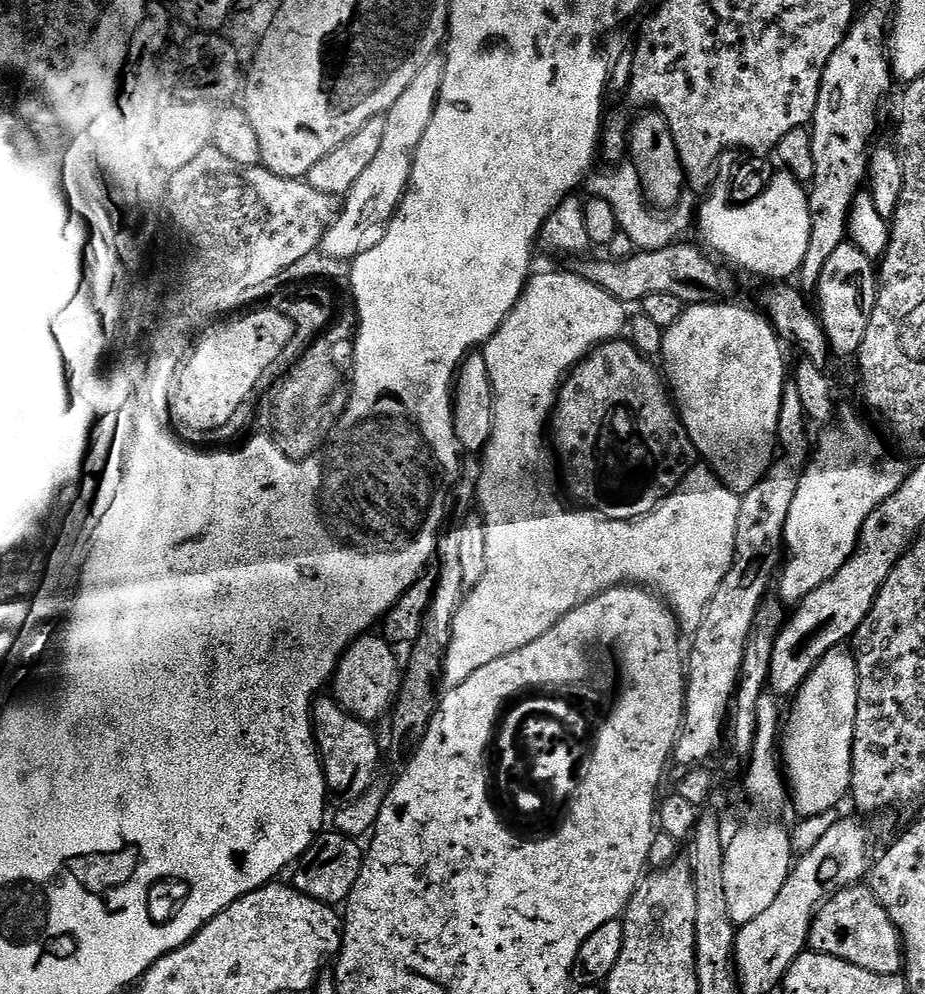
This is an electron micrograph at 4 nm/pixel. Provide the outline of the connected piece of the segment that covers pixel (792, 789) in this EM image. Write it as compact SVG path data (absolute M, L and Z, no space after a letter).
M841 646L830 650L818 666L795 693L796 712L787 713L786 727L782 732L782 772L786 777L786 788L790 793L790 804L797 808L801 817L817 816L834 802L838 802L852 791L852 743L856 729L856 715L858 714L858 674L855 659L850 655L847 647Z

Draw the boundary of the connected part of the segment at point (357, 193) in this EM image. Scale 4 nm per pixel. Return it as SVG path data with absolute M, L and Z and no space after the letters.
M433 58L426 62L418 78L414 78L414 82L406 86L402 98L398 98L398 102L394 102L392 109L386 113L386 131L382 138L382 147L378 149L374 162L370 162L370 170L366 170L362 178L354 182L339 209L336 221L328 227L322 245L325 256L351 262L380 241L384 229L399 210L404 201L404 194L411 185L416 151L430 126L432 115L436 113L443 81L444 60Z

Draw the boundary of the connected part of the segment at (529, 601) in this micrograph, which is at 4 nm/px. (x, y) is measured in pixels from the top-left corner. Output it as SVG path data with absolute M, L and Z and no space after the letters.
M544 272L541 276L533 275L529 279L528 283L524 285L524 292L520 296L520 301L514 306L514 310L505 318L500 329L492 335L487 344L483 345L482 355L486 362L486 370L492 383L492 389L494 390L494 406L492 407L494 410L494 430L499 439L512 440L512 449L509 450L508 456L504 456L500 460L500 488L492 488L488 492L488 504L492 509L489 510L488 514L486 513L486 574L465 595L464 601L460 604L458 614L454 618L450 646L446 650L446 658L444 659L442 684L445 689L450 689L462 682L466 682L466 678L470 678L470 674L474 674L474 670L482 670L482 666L488 665L489 662L494 662L494 658L506 658L506 654L514 654L518 650L522 650L522 646L530 646L530 642L542 638L542 634L546 634L546 630L553 628L566 614L570 614L580 604L586 603L587 600L593 600L594 597L607 591L608 588L643 586L645 589L651 590L667 603L673 616L676 617L677 624L680 625L685 633L695 633L696 627L700 625L702 618L706 614L706 606L710 602L710 598L714 598L714 590L718 590L722 578L726 578L726 574L730 570L732 559L734 558L734 534L738 530L740 496L731 492L716 477L715 472L707 467L693 467L688 475L684 477L679 489L671 492L650 515L644 516L641 520L606 520L588 510L577 510L575 507L572 507L573 509L567 508L560 501L559 494L556 493L556 472L552 469L551 458L544 456L546 440L545 437L544 440L540 437L540 432L547 433L549 431L552 414L556 410L556 401L560 394L560 386L564 383L568 373L585 356L589 356L594 349L600 347L601 344L607 344L609 340L615 340L625 335L626 325L629 323L630 316L624 312L627 312L625 305L621 304L618 298L606 294L606 290L602 290L594 282L584 279L583 275L576 273L575 276L572 272Z

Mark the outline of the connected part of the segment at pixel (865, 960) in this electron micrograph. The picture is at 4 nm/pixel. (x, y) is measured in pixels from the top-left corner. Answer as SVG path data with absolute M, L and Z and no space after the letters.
M867 886L843 888L816 911L808 931L808 948L870 970L870 974L900 976L904 966L900 932Z

